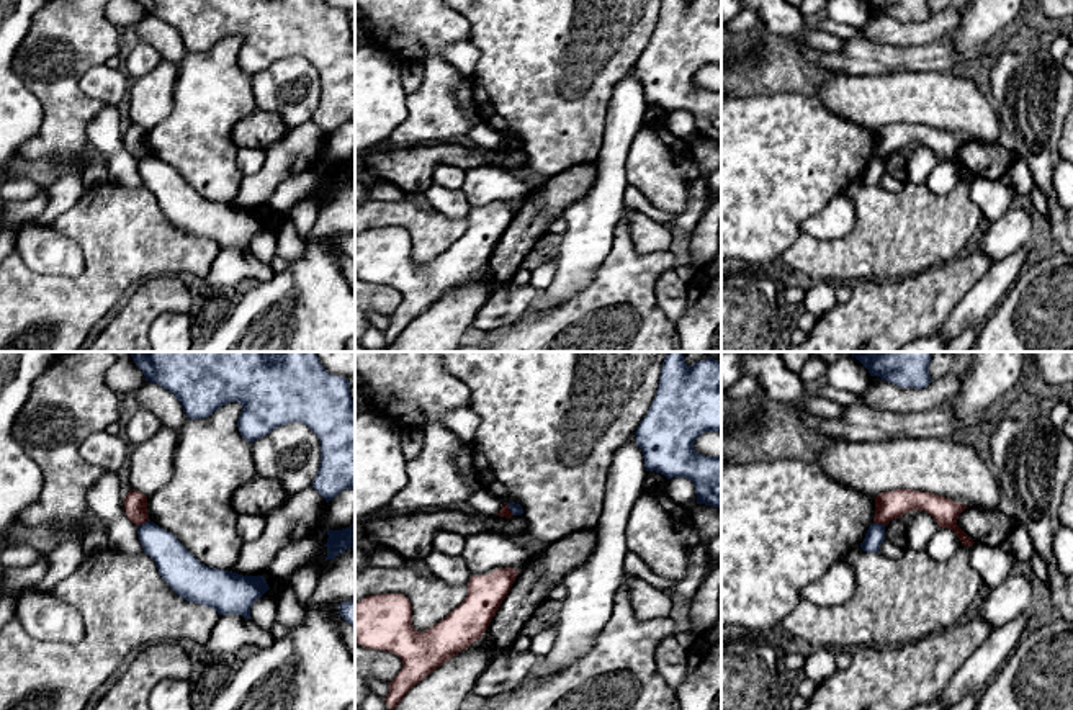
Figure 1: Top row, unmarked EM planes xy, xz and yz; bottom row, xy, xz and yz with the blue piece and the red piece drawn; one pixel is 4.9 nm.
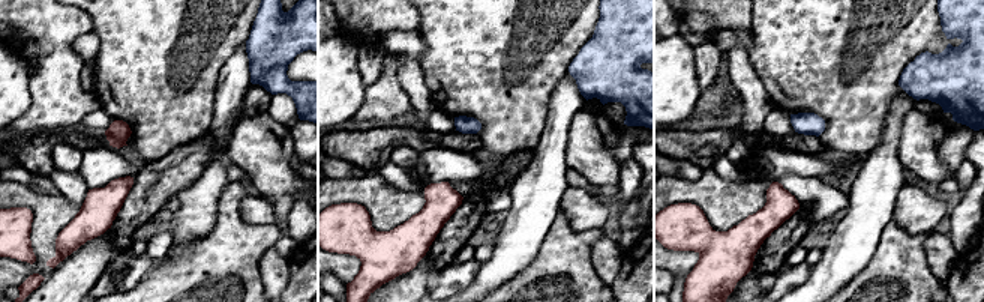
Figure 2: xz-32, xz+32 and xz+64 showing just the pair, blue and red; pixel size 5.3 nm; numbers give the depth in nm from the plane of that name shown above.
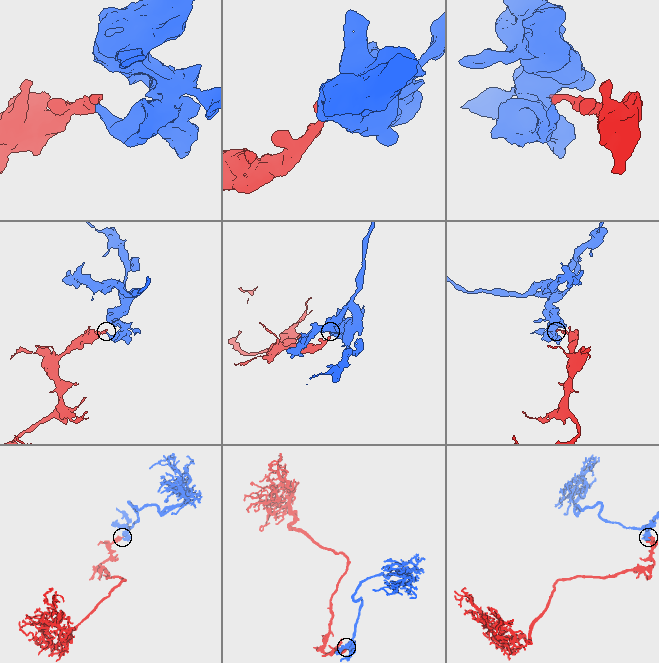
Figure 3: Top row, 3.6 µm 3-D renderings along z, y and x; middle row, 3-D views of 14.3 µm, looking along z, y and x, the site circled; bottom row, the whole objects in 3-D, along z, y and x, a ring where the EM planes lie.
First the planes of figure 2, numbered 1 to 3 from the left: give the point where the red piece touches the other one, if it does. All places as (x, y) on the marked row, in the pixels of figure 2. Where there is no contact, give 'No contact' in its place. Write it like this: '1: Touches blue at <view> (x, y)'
1: No contact
2: No contact
3: No contact

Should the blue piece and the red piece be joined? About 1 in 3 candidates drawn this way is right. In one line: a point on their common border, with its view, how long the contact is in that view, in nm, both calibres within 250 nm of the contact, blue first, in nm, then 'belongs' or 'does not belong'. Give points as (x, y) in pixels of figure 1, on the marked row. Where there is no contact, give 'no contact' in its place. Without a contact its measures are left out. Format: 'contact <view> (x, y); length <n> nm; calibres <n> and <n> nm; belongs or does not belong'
contact xy (143, 524); length 70 nm; calibres 180 and 110 nm; does not belong

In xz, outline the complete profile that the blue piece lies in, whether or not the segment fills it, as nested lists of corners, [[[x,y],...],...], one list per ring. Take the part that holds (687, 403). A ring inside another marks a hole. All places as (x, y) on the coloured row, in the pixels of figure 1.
[[[667,352],[656,396],[635,435],[646,471],[689,478],[697,504],[721,509],[721,456],[694,450],[705,432],[721,432],[721,365],[707,358],[689,366],[685,352]]]

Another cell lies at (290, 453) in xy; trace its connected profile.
[[[301,422],[280,425],[252,443],[257,476],[275,479],[288,496],[312,486],[321,466],[321,442]]]

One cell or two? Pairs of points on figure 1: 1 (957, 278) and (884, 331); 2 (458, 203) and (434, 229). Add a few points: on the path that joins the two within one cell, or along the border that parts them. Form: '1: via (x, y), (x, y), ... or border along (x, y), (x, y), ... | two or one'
1: via (939, 290), (918, 306), (902, 313) | one
2: border along (435, 210), (450, 218), (466, 220) | two

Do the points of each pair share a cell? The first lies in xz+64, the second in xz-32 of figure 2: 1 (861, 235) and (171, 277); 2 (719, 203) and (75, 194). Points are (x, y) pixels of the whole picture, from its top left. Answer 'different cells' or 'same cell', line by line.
1: different cells
2: different cells

